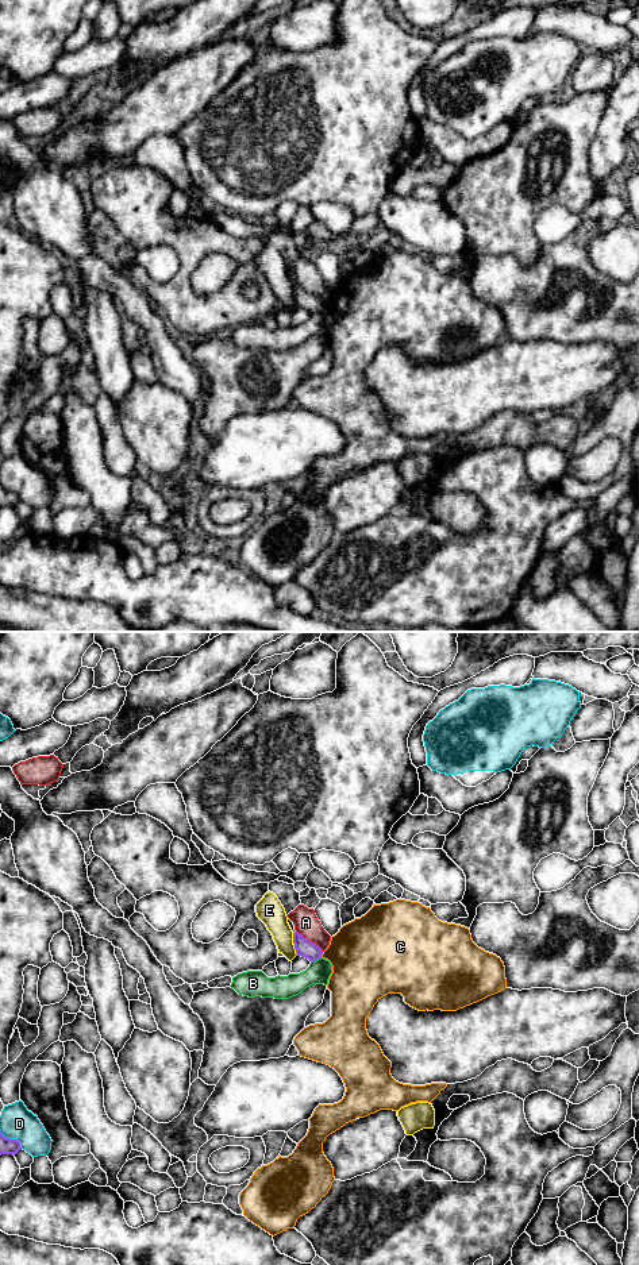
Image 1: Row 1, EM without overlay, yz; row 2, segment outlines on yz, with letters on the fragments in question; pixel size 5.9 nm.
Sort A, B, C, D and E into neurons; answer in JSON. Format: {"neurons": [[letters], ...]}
{"neurons": [["A"], ["B"], ["C"], ["D"], ["E"]]}

